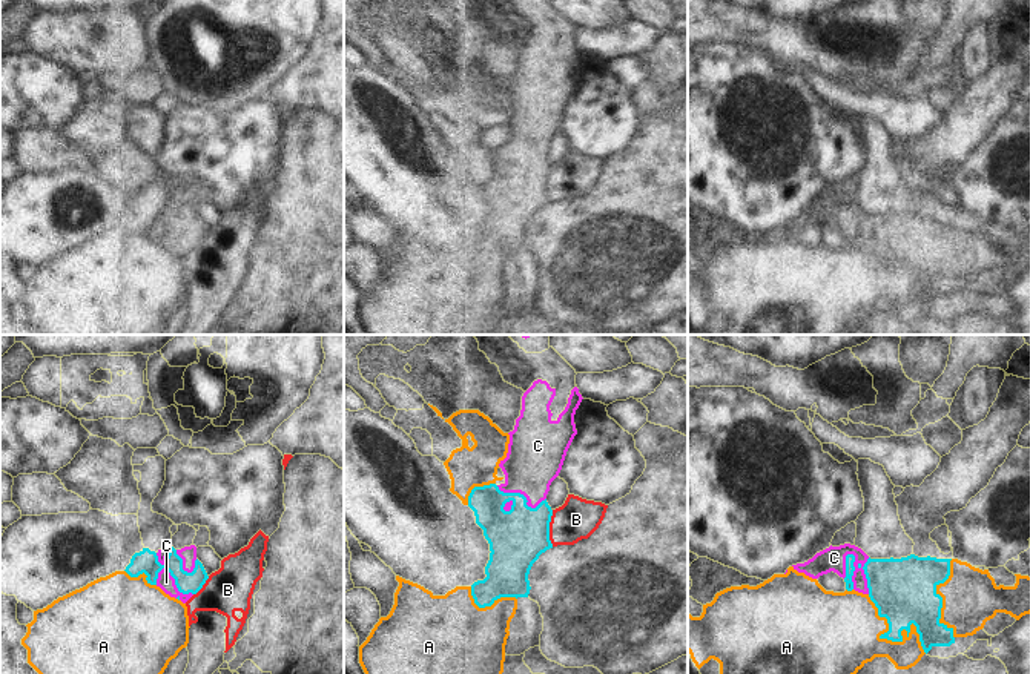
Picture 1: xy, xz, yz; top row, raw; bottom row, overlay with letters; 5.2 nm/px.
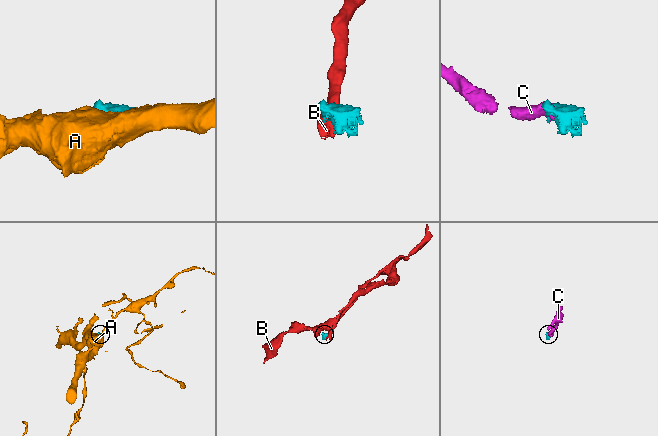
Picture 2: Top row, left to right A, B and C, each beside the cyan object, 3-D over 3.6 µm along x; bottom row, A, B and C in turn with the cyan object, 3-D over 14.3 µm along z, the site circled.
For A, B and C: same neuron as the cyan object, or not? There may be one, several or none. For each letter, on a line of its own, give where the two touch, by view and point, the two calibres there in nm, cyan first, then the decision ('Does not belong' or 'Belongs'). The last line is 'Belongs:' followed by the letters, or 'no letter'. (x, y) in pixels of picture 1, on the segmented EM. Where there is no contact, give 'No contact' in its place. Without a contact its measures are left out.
A: Touches cyan at yz (894, 640). Thickness 320 nm (cyan) against 340 nm. Does not belong
B: Touches cyan at xz (548, 528). Thickness 300 nm (cyan) against 220 nm. Does not belong
C: Touches cyan at yz (863, 568). Thickness 50 nm (cyan) against 130 nm. Belongs
Belongs: C

